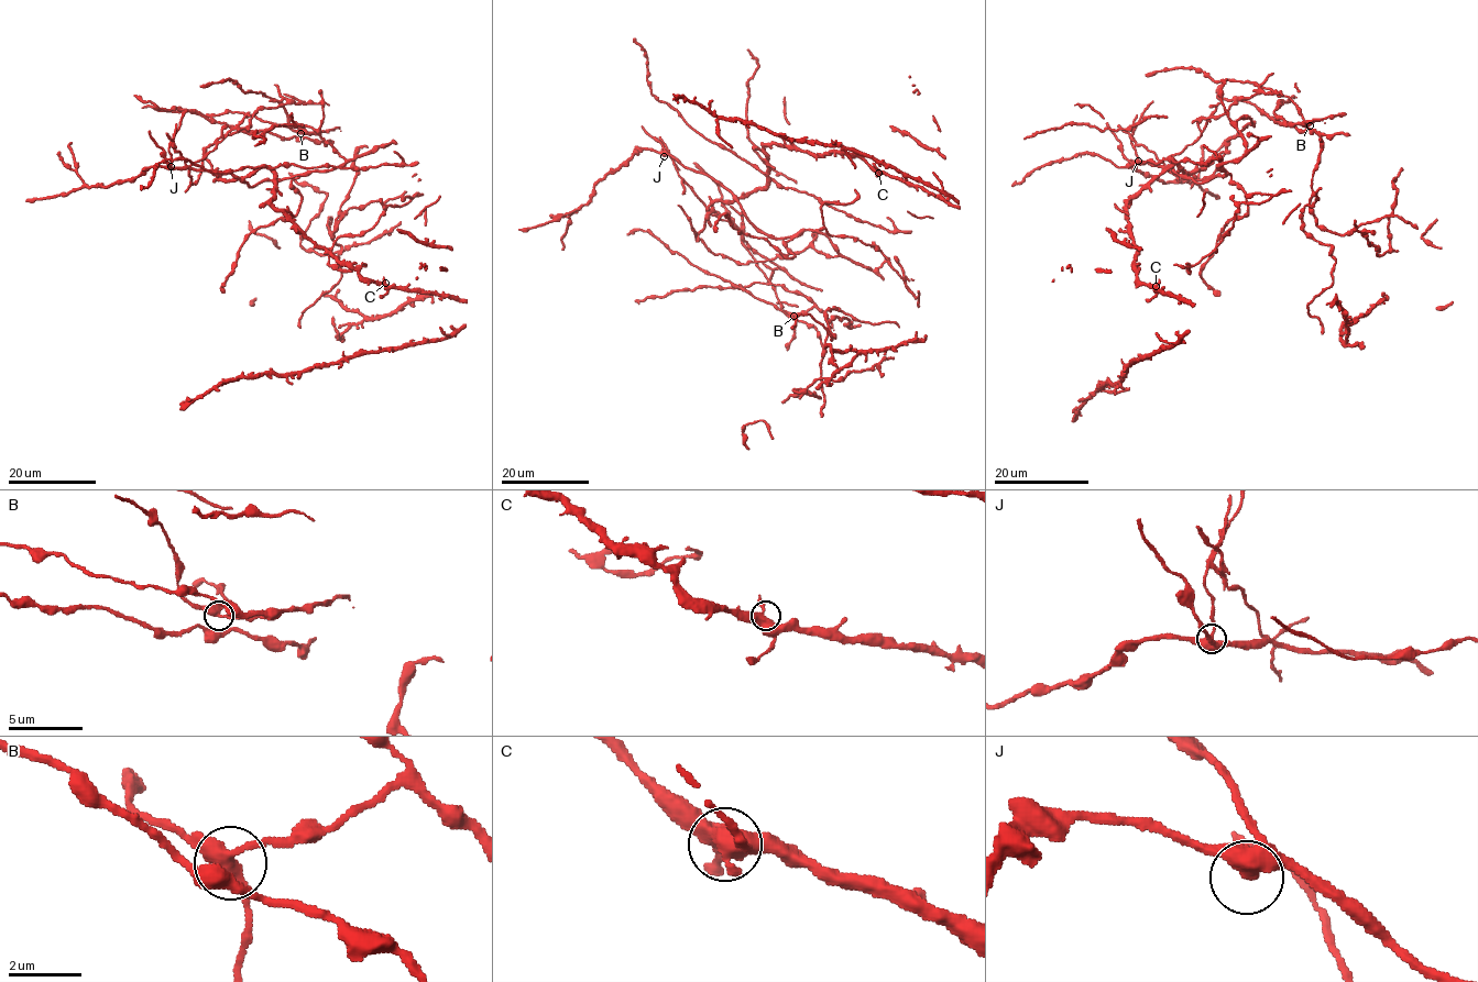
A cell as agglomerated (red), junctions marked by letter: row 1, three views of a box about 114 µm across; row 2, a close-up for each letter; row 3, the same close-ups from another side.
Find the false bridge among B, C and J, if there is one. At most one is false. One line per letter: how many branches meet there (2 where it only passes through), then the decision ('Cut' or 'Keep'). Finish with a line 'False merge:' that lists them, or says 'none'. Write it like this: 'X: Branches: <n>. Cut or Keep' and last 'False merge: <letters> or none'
B: Branches: 4. Keep
C: Branches: 4. Keep
J: Branches: 4. Cut
False merge: J

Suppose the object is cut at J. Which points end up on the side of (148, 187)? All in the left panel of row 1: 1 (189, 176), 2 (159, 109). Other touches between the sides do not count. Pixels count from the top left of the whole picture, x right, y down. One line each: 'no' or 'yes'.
1: no
2: yes

